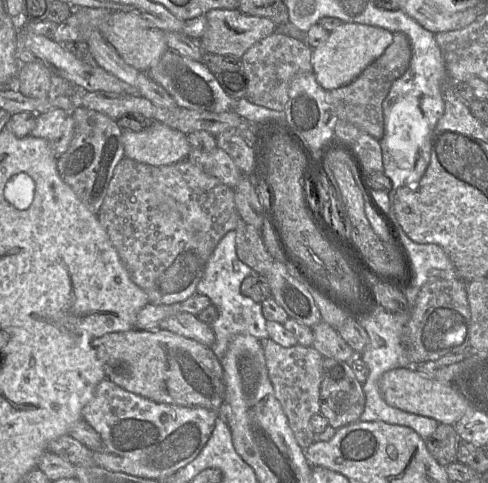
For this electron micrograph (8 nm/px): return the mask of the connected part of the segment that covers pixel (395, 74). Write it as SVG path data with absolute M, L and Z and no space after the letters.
M403 32L393 33L391 45L354 81L327 91L328 102L333 106L338 119L356 126L381 141L384 136L383 102L388 96L393 82L408 70L411 58L412 47L408 37Z

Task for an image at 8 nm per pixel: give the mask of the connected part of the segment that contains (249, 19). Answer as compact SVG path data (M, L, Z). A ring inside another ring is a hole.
M213 9L205 14L207 28L200 38L204 52L242 58L260 40L277 31L269 18L250 16L237 9Z

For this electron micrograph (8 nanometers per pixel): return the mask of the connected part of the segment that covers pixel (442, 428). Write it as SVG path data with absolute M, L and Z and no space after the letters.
M440 423L425 443L431 455L442 466L456 461L459 436L454 425Z

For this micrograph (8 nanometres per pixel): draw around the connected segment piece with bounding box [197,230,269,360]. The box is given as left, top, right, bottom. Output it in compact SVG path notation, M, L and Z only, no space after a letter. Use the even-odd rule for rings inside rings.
M234 230L227 232L215 248L197 286L197 293L206 295L218 311L216 320L210 324L215 334L215 342L210 349L220 360L230 342L237 335L248 334L259 340L269 339L267 320L263 315L261 304L244 295L241 291L243 280L251 275L253 275L253 269L237 256L236 232Z

